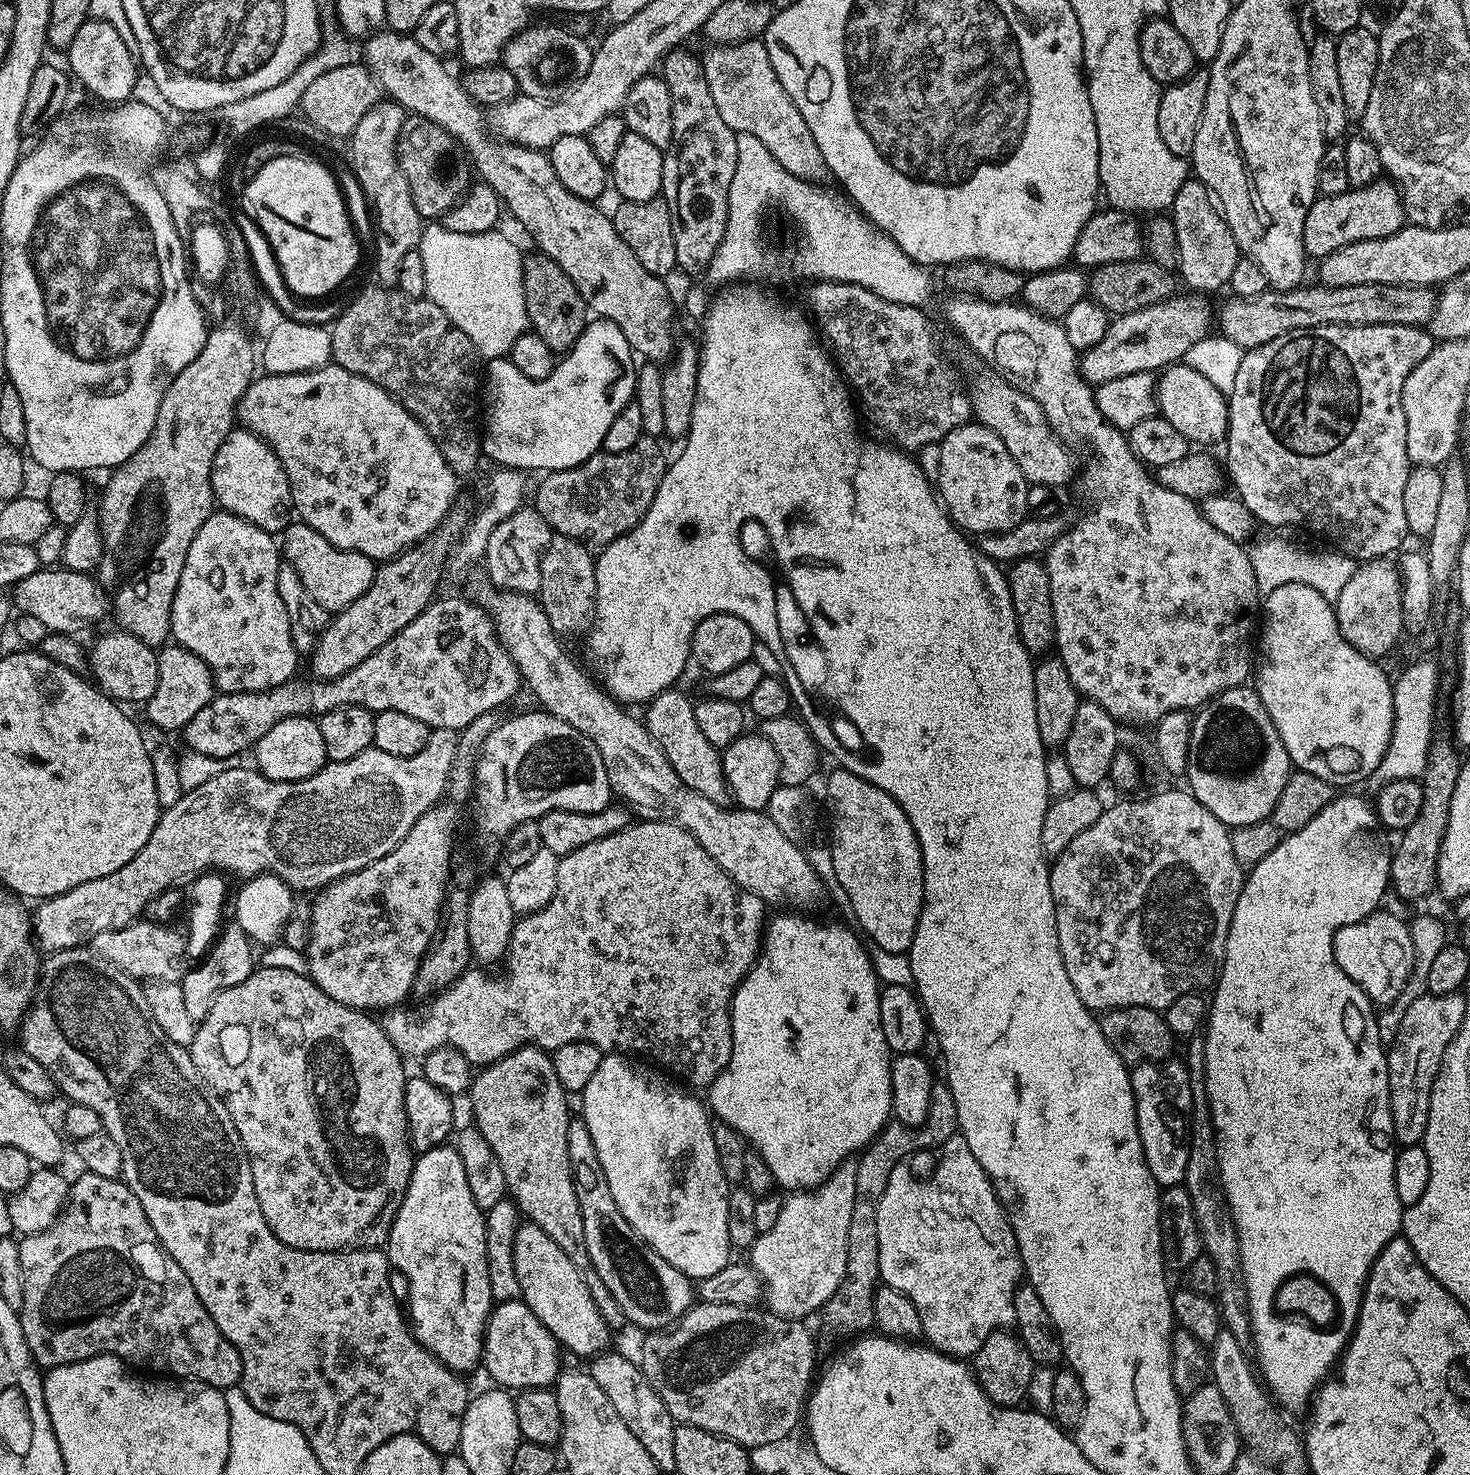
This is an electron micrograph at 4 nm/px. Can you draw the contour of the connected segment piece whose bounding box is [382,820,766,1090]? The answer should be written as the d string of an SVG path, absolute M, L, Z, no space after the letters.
M640 820L629 823L628 827L610 834L606 838L598 838L598 842L590 842L570 854L560 857L558 866L558 886L554 886L554 898L542 910L521 915L512 927L512 937L508 943L508 951L502 961L504 972L497 976L487 976L480 966L469 966L461 976L444 989L431 997L421 1016L415 1016L408 1006L389 1008L383 1013L384 1033L401 1057L417 1056L423 1058L436 1048L457 1048L473 1066L487 1066L508 1056L519 1048L533 1047L554 1050L558 1046L566 1046L566 1042L590 1042L598 1046L605 1054L636 1054L653 1056L661 1069L669 1068L681 1076L679 1079L693 1089L707 1089L720 1077L720 1072L730 1062L732 1053L732 996L736 988L744 981L756 957L760 954L760 946L766 927L766 905L750 890L740 888L729 878L702 850L702 846L690 833L682 830L682 826L662 822L661 820Z

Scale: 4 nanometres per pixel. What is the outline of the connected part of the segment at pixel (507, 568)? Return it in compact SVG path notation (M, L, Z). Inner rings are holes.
M522 506L514 514L498 522L498 526L494 526L494 534L490 534L490 542L482 559L482 566L485 566L489 578L492 579L489 580L491 587L506 592L539 593L542 554L553 535L542 514L538 514L532 506Z

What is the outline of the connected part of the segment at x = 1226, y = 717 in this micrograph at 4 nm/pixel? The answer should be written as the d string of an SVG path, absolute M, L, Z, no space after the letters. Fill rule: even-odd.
M1255 687L1226 690L1193 715L1186 788L1229 829L1269 819L1293 768Z

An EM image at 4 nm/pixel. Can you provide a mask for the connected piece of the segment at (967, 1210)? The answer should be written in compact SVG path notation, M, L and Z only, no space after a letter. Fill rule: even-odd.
M959 1134L951 1136L950 1139L939 1149L940 1161L936 1164L936 1169L932 1172L929 1180L919 1180L914 1173L908 1169L907 1163L896 1164L886 1182L886 1190L878 1202L878 1266L880 1267L881 1281L887 1287L898 1290L914 1302L914 1310L918 1310L918 1318L922 1318L923 1339L937 1352L945 1352L948 1356L957 1358L971 1358L990 1338L990 1334L1007 1329L1014 1321L1014 1294L1022 1283L1022 1265L1020 1262L1020 1247L1016 1241L1016 1235L1012 1229L1012 1223L1008 1220L1008 1214L1004 1211L1003 1204L996 1196L996 1191L992 1189L992 1181L989 1180L986 1170L974 1158L974 1153L970 1151L970 1146L966 1146L966 1138Z

